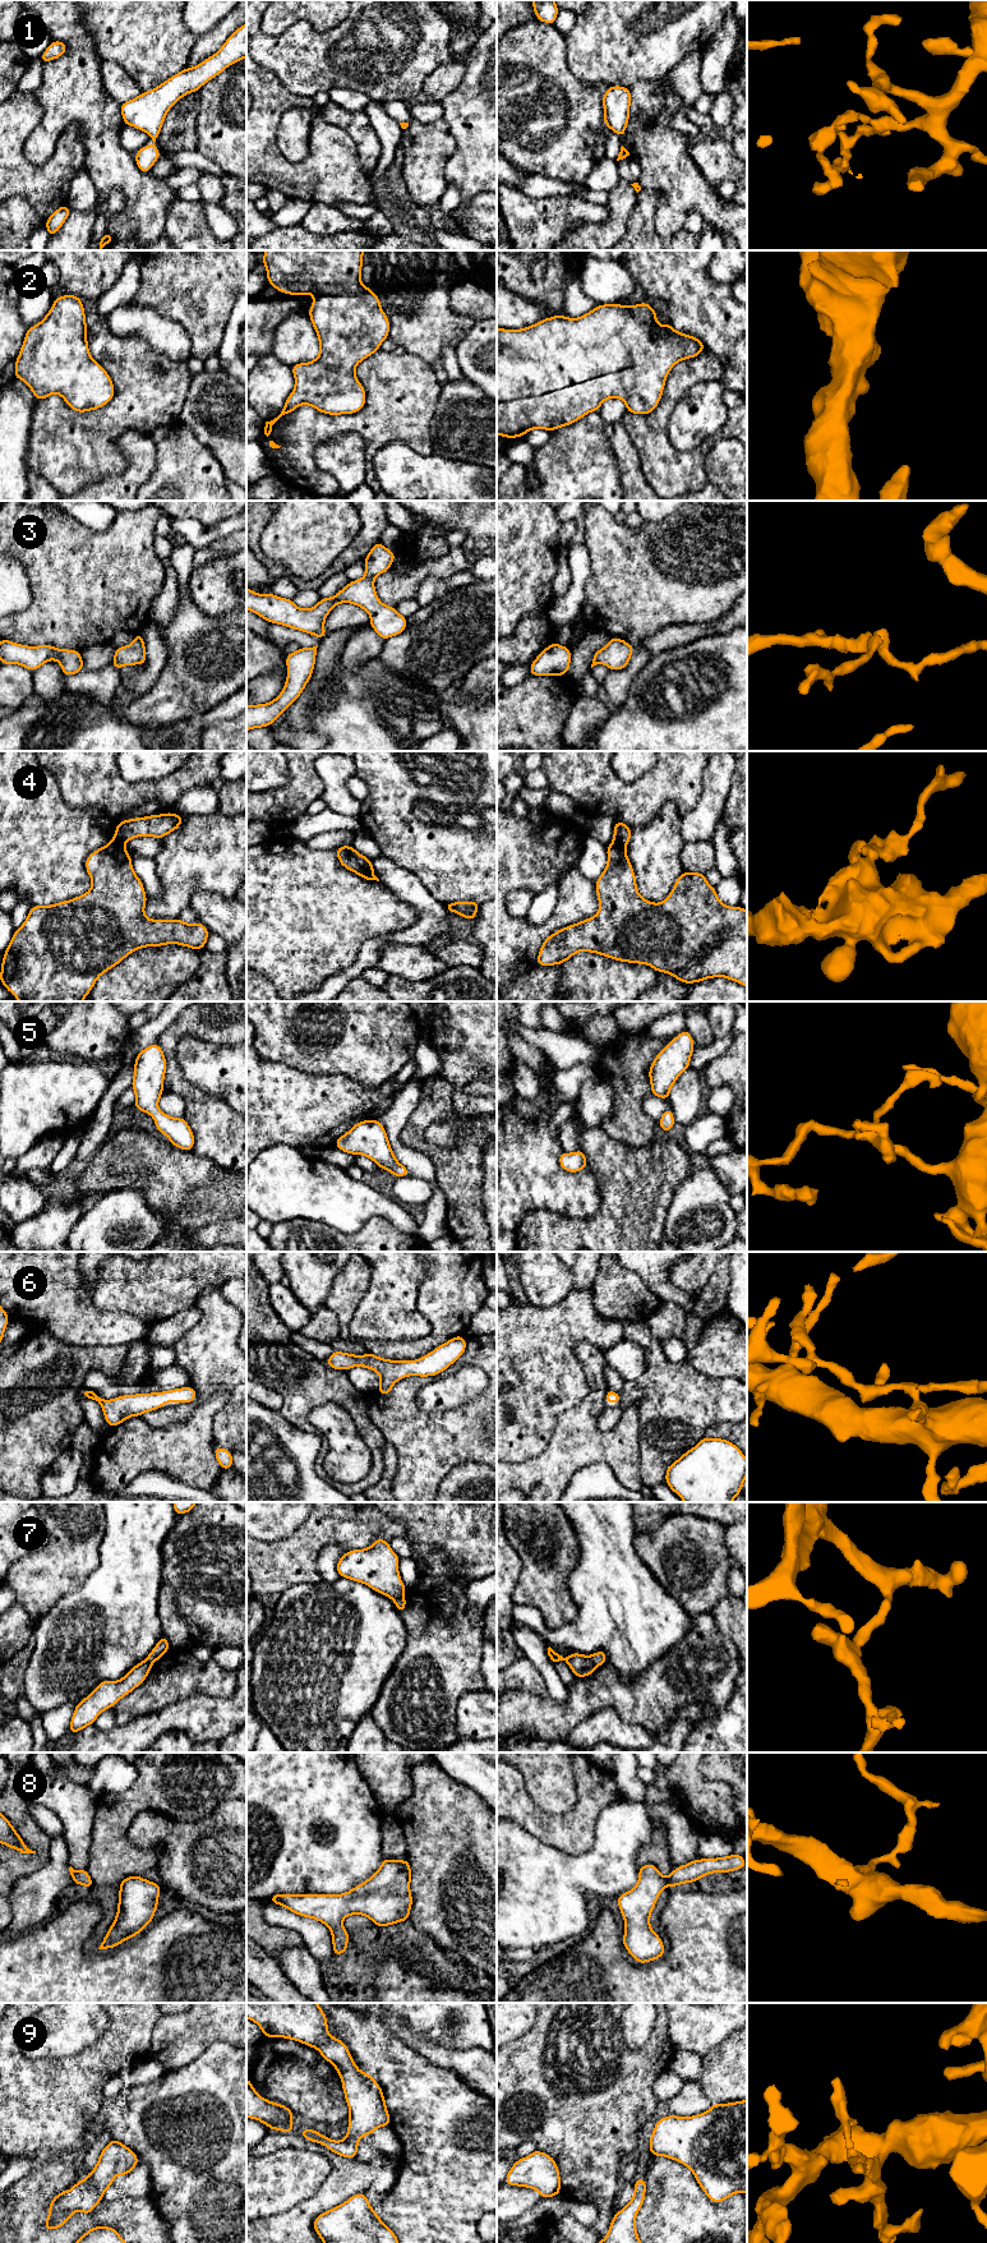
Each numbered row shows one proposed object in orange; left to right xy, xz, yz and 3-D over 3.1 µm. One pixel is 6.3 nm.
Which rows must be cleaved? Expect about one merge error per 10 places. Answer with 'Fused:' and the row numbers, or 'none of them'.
Fused: 4, 7

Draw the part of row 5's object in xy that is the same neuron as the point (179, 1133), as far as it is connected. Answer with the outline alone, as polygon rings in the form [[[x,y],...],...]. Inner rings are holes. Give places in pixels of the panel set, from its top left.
[[[158,1042],[138,1053],[134,1063],[132,1088],[135,1092],[134,1105],[142,1113],[151,1114],[156,1128],[169,1137],[170,1143],[184,1151],[194,1147],[194,1134],[184,1118],[172,1118],[158,1109],[163,1093],[166,1058]]]

